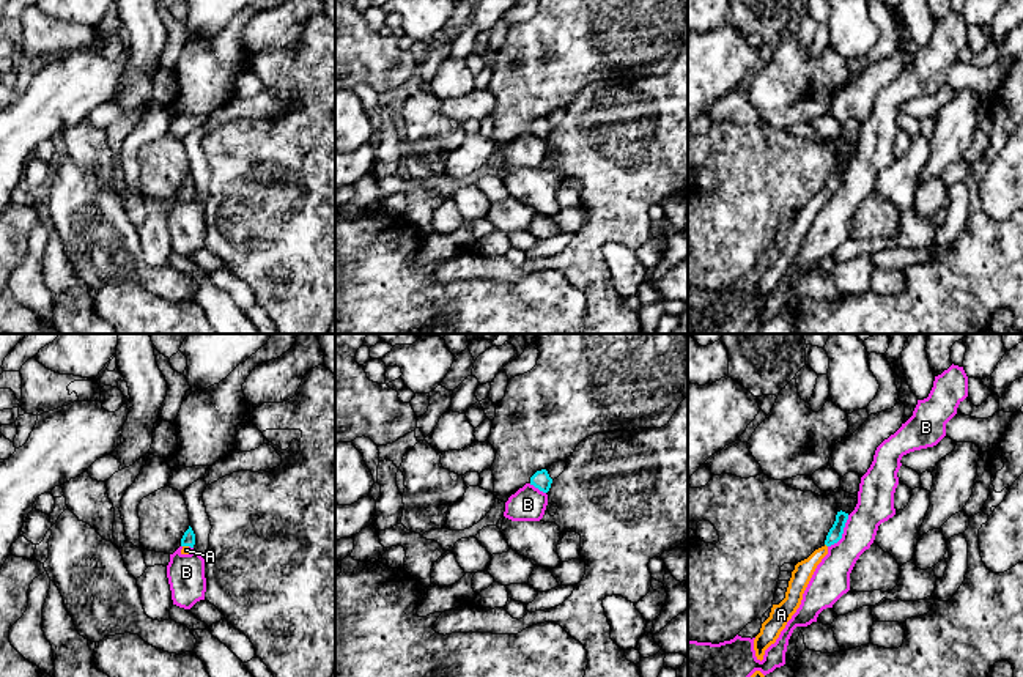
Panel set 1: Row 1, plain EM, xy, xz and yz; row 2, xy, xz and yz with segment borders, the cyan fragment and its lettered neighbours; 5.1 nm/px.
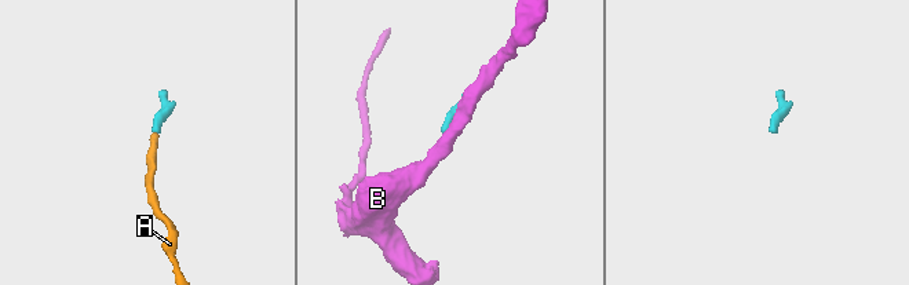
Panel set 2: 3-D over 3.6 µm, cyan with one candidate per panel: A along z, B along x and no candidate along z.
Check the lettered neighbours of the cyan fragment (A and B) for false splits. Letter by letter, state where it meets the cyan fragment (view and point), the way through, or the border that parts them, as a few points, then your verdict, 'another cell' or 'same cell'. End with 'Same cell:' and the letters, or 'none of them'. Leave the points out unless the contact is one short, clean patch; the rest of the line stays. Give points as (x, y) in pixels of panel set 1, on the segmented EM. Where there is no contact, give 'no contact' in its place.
A: xy (186, 545) | across xy (188, 539), (186, 545), (186, 550) | same cell
B: yz (842, 532) | another cell
Same cell: A

